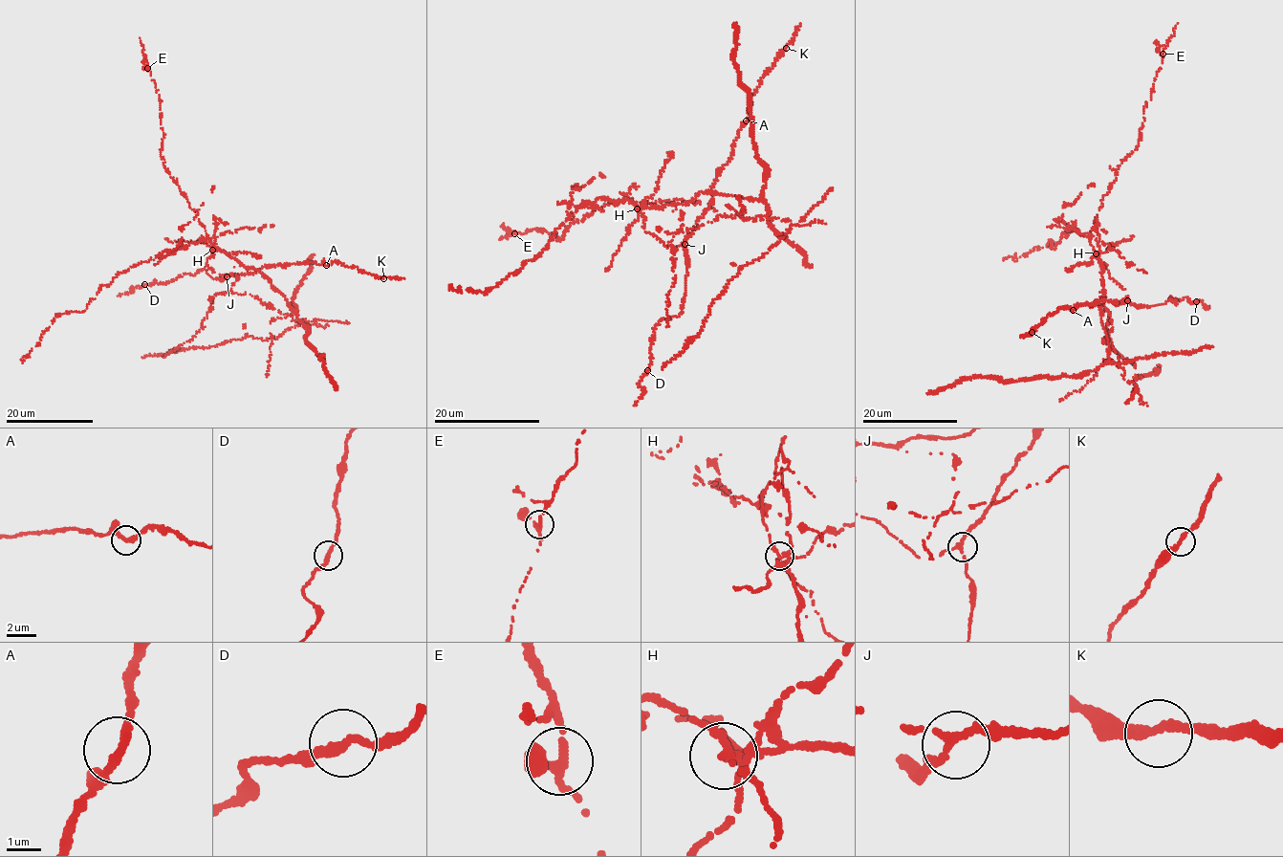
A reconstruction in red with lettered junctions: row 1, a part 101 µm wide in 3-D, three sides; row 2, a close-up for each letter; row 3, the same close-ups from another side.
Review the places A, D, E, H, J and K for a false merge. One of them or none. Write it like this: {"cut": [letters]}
{"cut": ["H"]}

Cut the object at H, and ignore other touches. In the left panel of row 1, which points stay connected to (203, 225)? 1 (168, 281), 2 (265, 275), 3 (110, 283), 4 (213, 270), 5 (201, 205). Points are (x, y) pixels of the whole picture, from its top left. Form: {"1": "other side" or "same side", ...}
{"1": "same side", "2": "other side", "3": "other side", "4": "same side", "5": "other side"}

